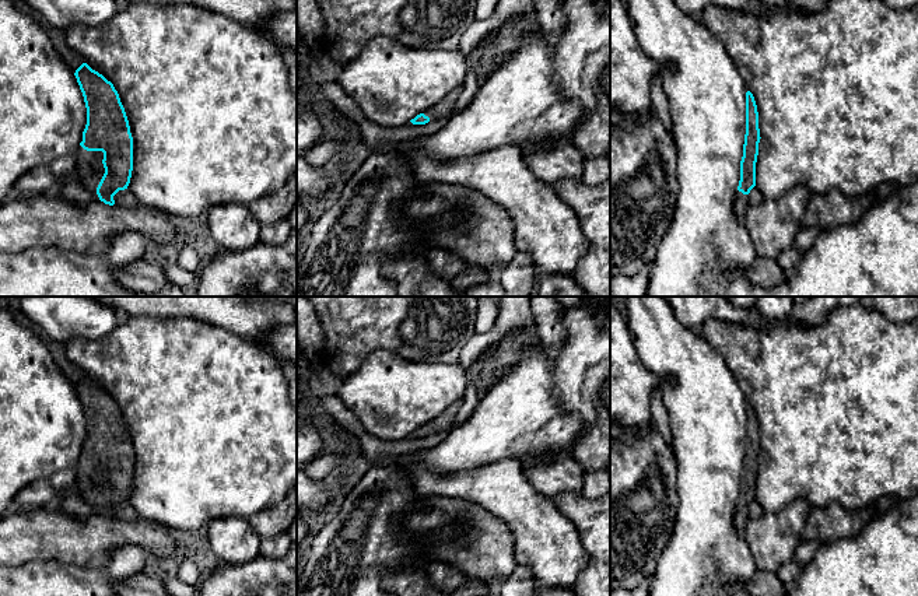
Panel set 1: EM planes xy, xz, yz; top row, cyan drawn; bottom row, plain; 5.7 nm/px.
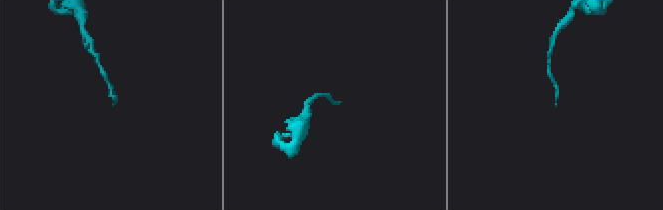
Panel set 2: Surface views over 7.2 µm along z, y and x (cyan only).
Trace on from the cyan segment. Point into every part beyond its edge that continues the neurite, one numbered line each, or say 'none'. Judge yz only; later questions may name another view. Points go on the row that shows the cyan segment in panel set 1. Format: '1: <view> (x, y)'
1: yz (740, 204)

